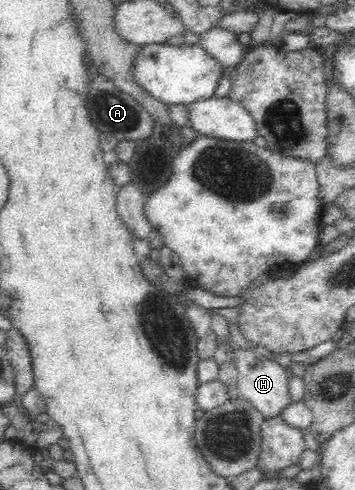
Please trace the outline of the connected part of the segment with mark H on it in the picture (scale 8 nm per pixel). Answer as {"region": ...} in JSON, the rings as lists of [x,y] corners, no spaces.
{"region":[[[253,349],[233,350],[236,363],[238,363],[237,391],[241,397],[247,398],[257,408],[265,419],[275,419],[281,416],[285,407],[292,402],[289,393],[289,372],[287,367],[281,367],[278,363],[265,356],[256,354]]]}

